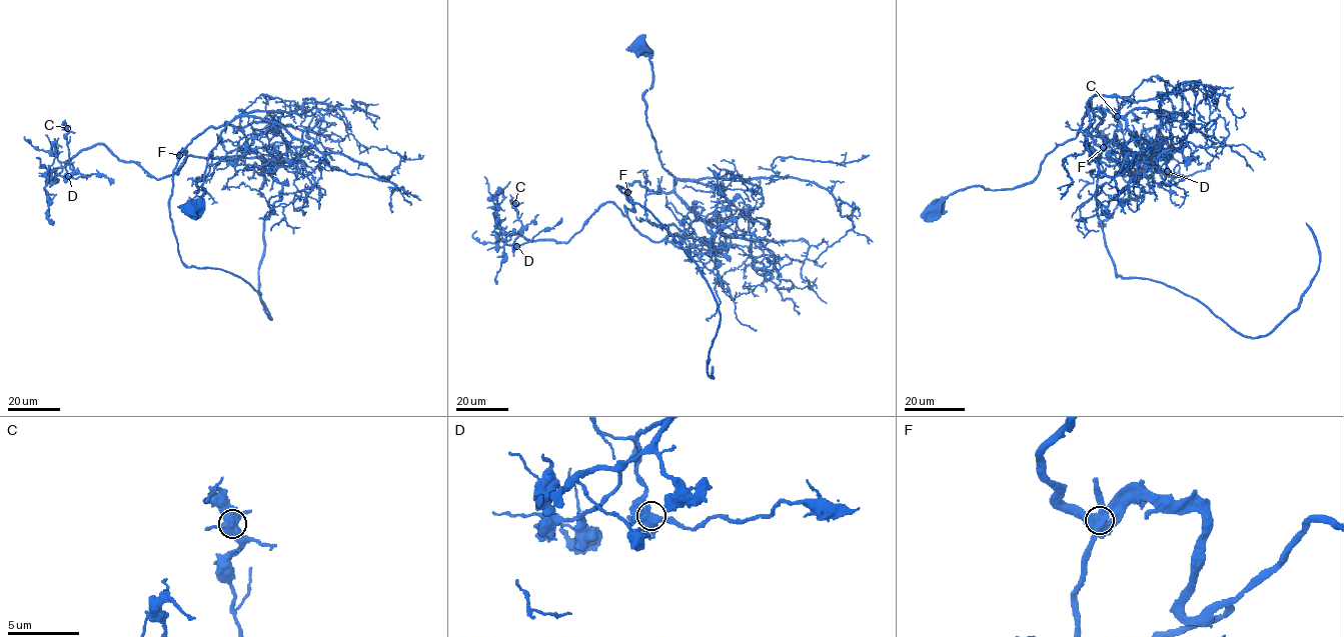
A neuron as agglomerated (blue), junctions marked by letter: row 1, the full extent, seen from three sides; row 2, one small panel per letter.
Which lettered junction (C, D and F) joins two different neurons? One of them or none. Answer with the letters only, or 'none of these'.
F

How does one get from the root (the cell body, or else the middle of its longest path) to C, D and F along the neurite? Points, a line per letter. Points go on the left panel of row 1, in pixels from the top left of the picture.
C: (192, 207), (226, 122), (158, 179), (102, 144), (71, 169), (67, 128)
D: (192, 207), (226, 122), (197, 134), (179, 152), (178, 171), (163, 178), (102, 144), (67, 160), (68, 176)
F: (192, 207), (204, 192), (203, 188), (195, 192), (203, 183), (207, 156), (226, 123), (206, 128), (179, 155)

